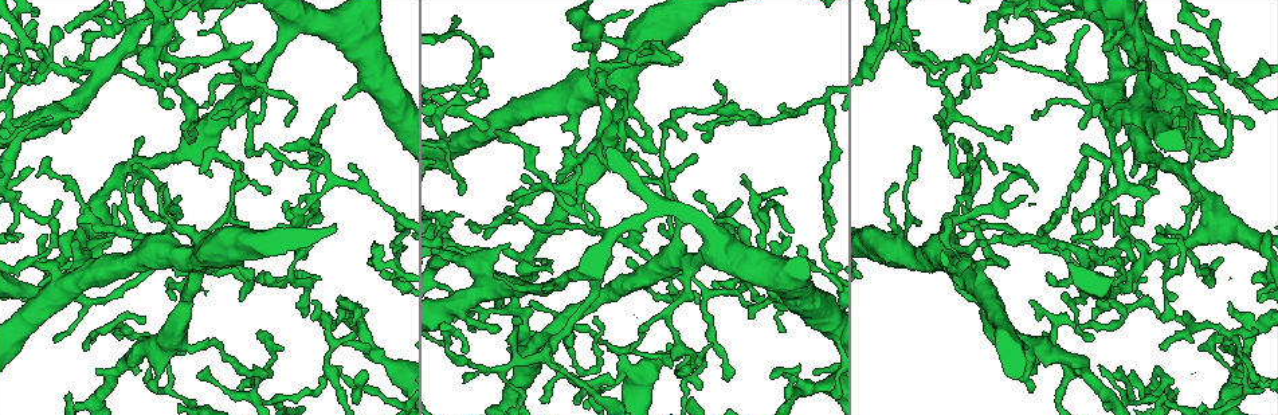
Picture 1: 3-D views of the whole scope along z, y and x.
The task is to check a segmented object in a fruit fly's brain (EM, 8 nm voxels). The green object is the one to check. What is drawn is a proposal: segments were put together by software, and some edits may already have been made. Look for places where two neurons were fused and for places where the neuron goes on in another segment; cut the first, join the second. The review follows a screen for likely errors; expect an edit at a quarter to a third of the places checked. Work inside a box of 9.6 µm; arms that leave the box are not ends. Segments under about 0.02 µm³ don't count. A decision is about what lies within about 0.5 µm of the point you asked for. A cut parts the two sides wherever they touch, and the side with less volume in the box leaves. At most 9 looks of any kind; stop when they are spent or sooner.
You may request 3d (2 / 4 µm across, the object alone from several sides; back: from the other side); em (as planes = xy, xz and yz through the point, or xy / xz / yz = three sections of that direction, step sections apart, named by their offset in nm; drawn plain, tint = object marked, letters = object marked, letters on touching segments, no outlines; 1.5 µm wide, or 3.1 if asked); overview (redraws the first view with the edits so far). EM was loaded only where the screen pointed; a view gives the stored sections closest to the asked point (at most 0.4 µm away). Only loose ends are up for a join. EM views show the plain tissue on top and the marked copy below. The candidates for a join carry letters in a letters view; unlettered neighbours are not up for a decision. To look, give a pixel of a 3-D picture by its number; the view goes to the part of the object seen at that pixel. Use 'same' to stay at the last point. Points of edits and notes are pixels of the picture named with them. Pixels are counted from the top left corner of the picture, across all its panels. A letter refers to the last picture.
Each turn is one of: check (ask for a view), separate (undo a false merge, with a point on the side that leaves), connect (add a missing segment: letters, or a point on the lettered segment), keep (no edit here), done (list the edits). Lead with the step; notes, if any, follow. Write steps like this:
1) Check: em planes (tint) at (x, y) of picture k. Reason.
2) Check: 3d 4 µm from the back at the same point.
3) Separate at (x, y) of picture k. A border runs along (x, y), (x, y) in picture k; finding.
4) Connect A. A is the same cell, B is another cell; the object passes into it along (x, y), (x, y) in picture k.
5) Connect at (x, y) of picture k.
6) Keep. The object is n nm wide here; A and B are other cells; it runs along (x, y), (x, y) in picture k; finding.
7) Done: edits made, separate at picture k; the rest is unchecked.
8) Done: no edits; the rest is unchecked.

Check: em planes (tint) at (267, 193) of picture 1. Thin end.

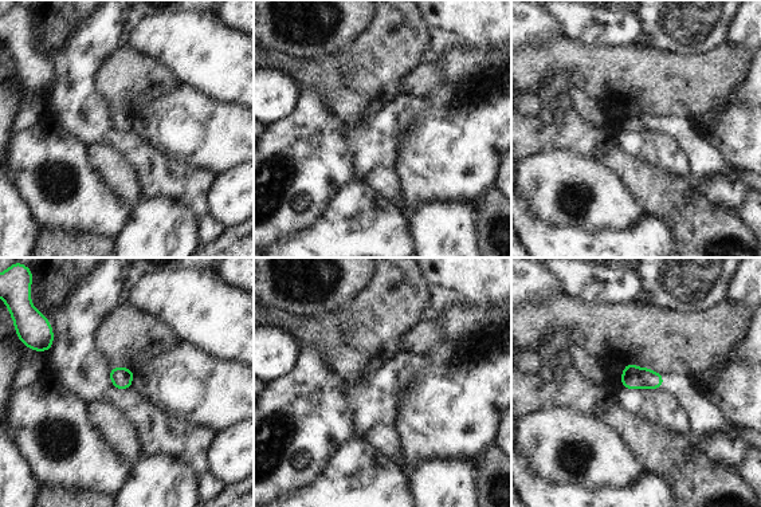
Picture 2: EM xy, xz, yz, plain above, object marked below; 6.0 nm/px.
Check: em planes (letters) at the same point. What lies round it.

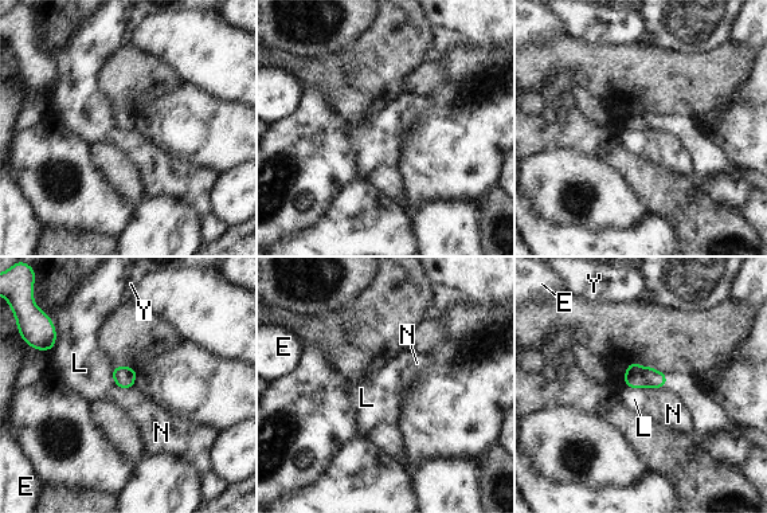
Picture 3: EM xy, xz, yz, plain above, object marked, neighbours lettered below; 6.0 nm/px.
Keep. The object is 130 nm wide here; E, L, N and Y are other cells; a border runs along (625, 386), (665, 388) in picture 3; none of them fits.

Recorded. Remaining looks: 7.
Check: em planes (tint) at (917, 44) of picture 1. An open end.

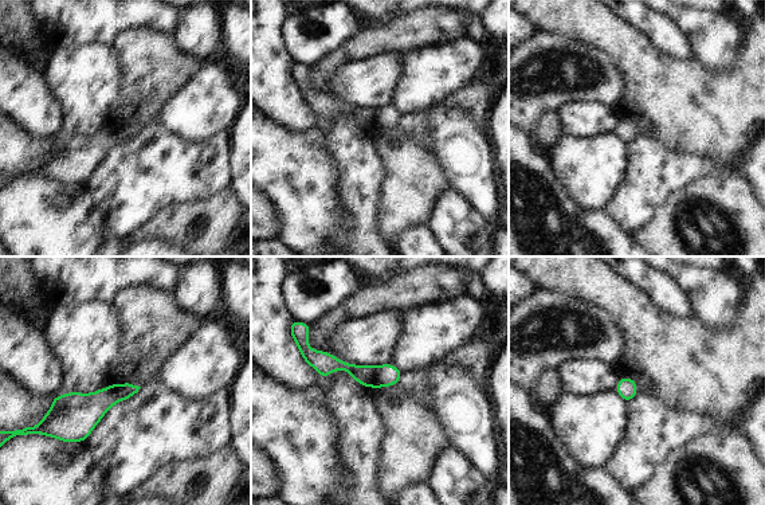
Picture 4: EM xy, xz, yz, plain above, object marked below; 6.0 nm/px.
Check: em planes (letters) at the same point.

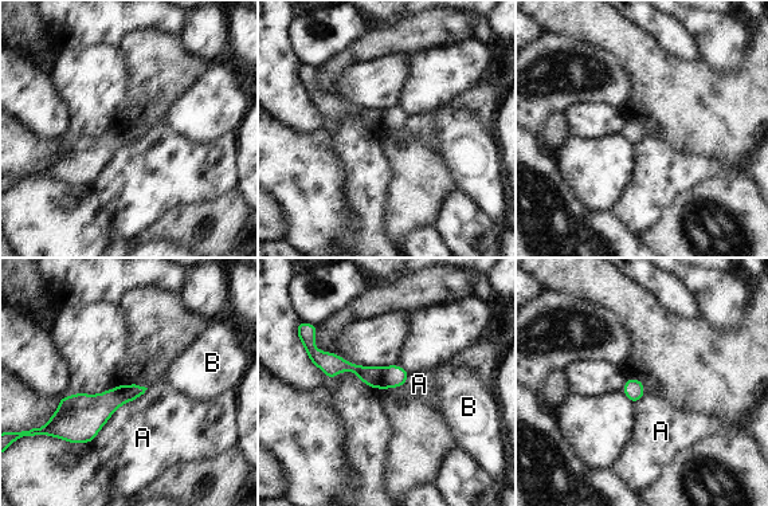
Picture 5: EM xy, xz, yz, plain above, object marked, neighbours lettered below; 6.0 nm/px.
Keep. A and B are other cells; a border runs along (148, 388), (125, 401), (93, 439) in picture 5; no lettered segment goes on from it.

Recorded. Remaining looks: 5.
Check: em yz step 8 (letters) at (494, 130) of picture 1. An open end.

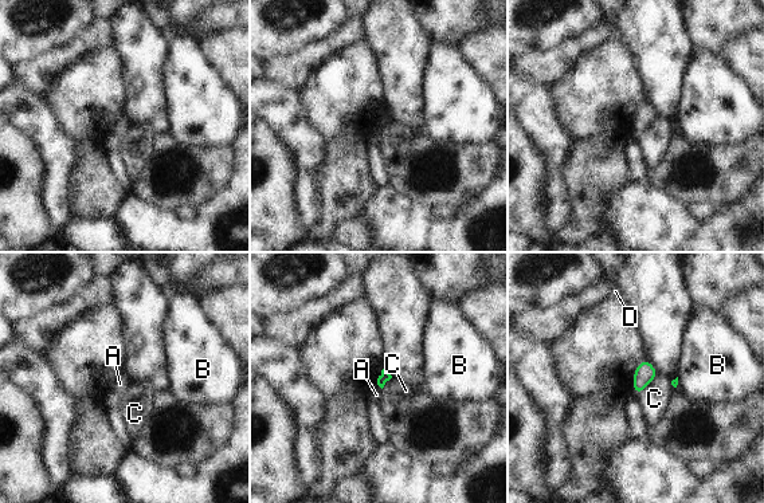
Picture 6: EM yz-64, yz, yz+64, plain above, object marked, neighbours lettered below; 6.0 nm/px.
Keep. The longest contact is with C, 180 nm; A, B, C and D are other cells; a border runs along (377, 384), (382, 389) in picture 6; no lettered segment goes on from it.

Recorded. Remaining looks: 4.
Check: em yz step 4 (letters) at (544, 263) of picture 1. Thin end.

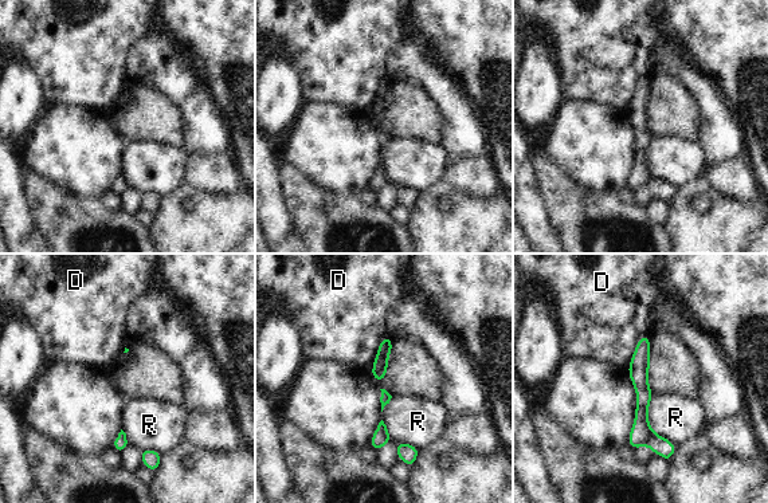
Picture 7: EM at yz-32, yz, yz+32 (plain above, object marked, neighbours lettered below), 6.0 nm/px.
Keep. The object is 100 nm wide here; D and R are other cells; none of them fits.

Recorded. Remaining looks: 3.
Done: no edits; the rest is unchecked.

